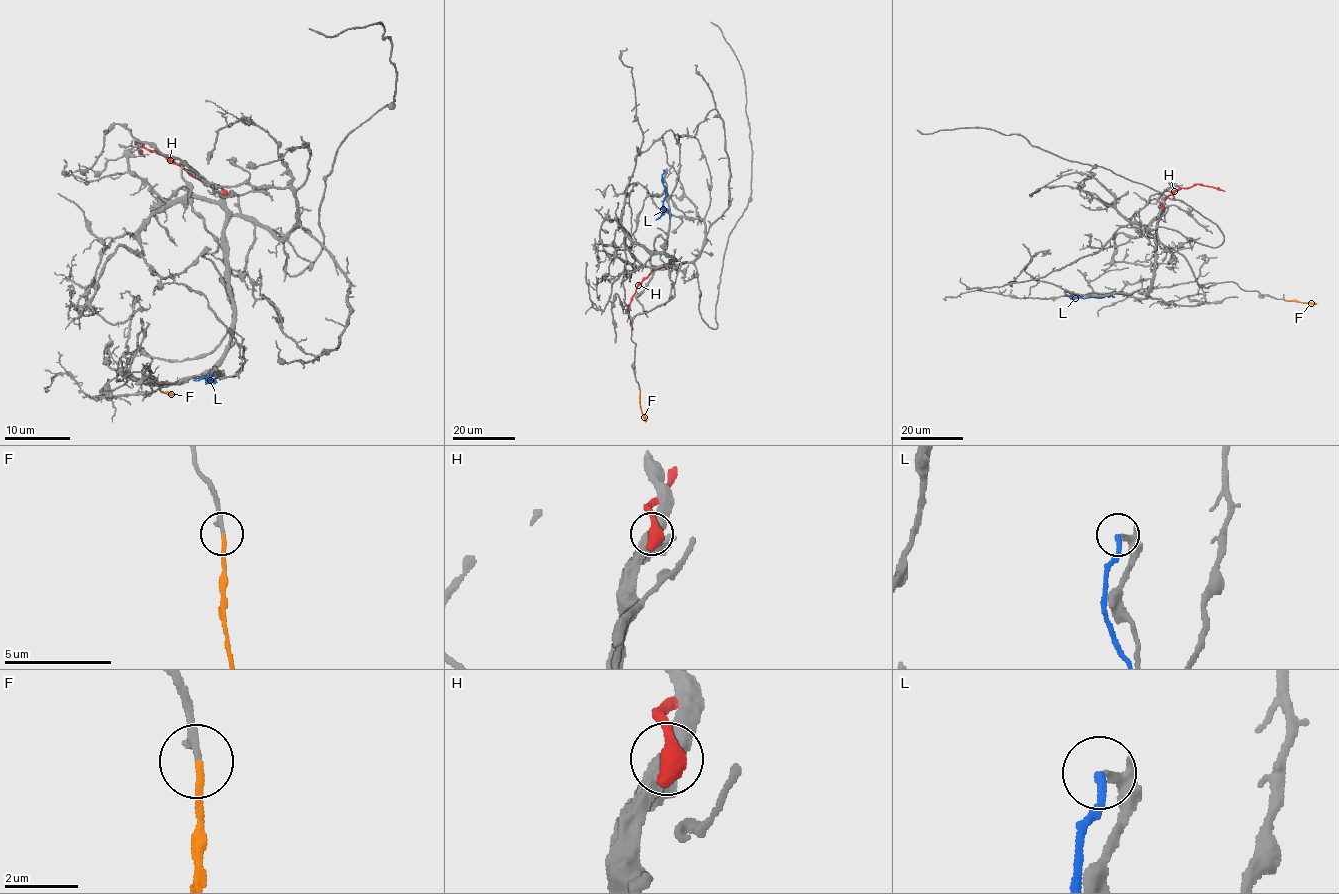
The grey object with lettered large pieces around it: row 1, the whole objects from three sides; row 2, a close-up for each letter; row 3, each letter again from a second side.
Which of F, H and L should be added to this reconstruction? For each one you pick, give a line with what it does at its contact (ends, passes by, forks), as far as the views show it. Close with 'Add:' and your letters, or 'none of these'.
F: it ends
Add: F

